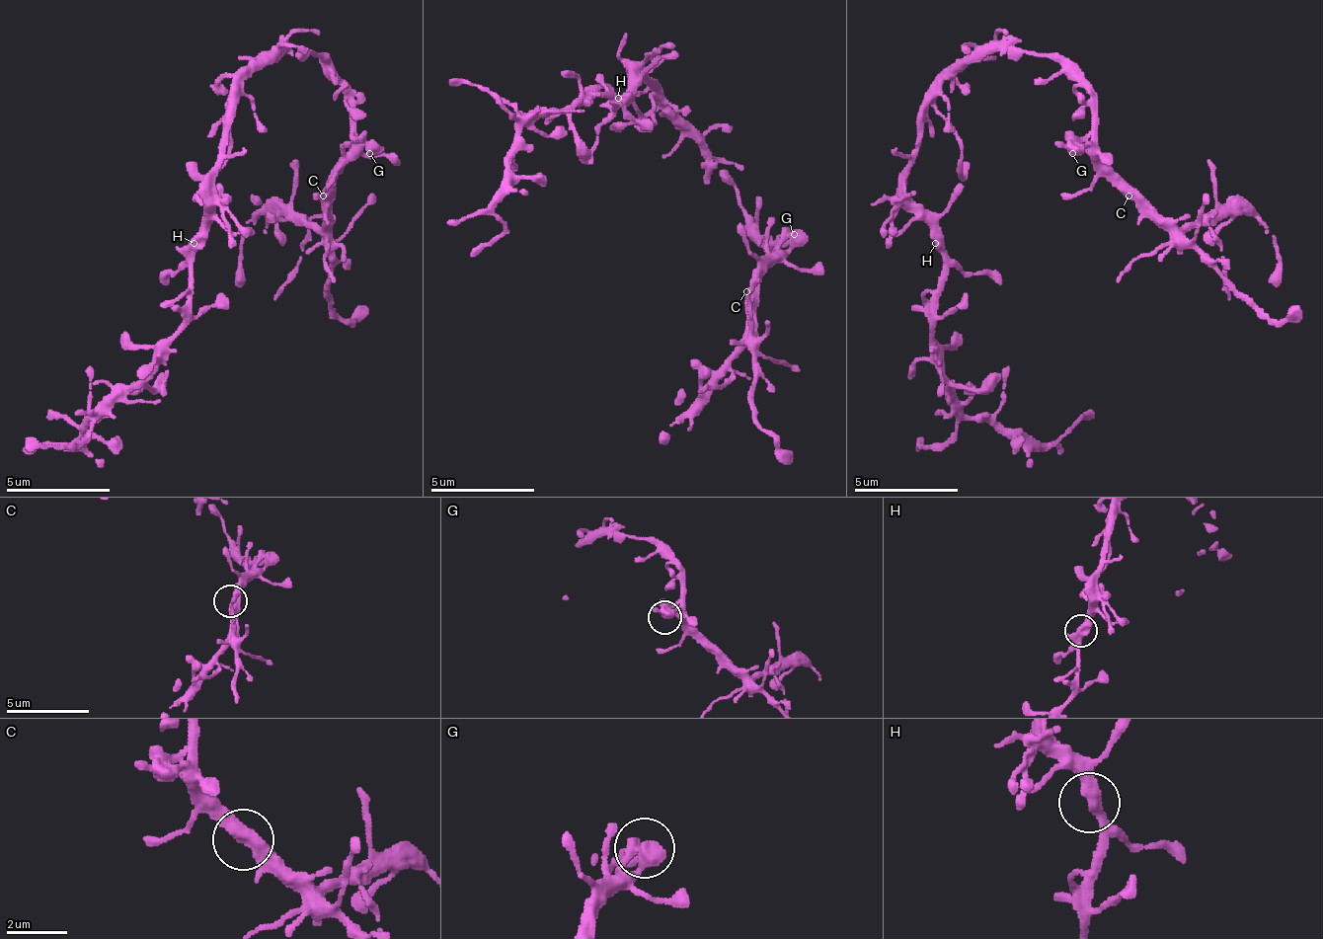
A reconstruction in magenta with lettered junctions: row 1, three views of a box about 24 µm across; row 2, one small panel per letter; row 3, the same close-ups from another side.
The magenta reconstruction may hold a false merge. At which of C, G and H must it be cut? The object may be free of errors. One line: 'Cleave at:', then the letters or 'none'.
Cleave at: none

